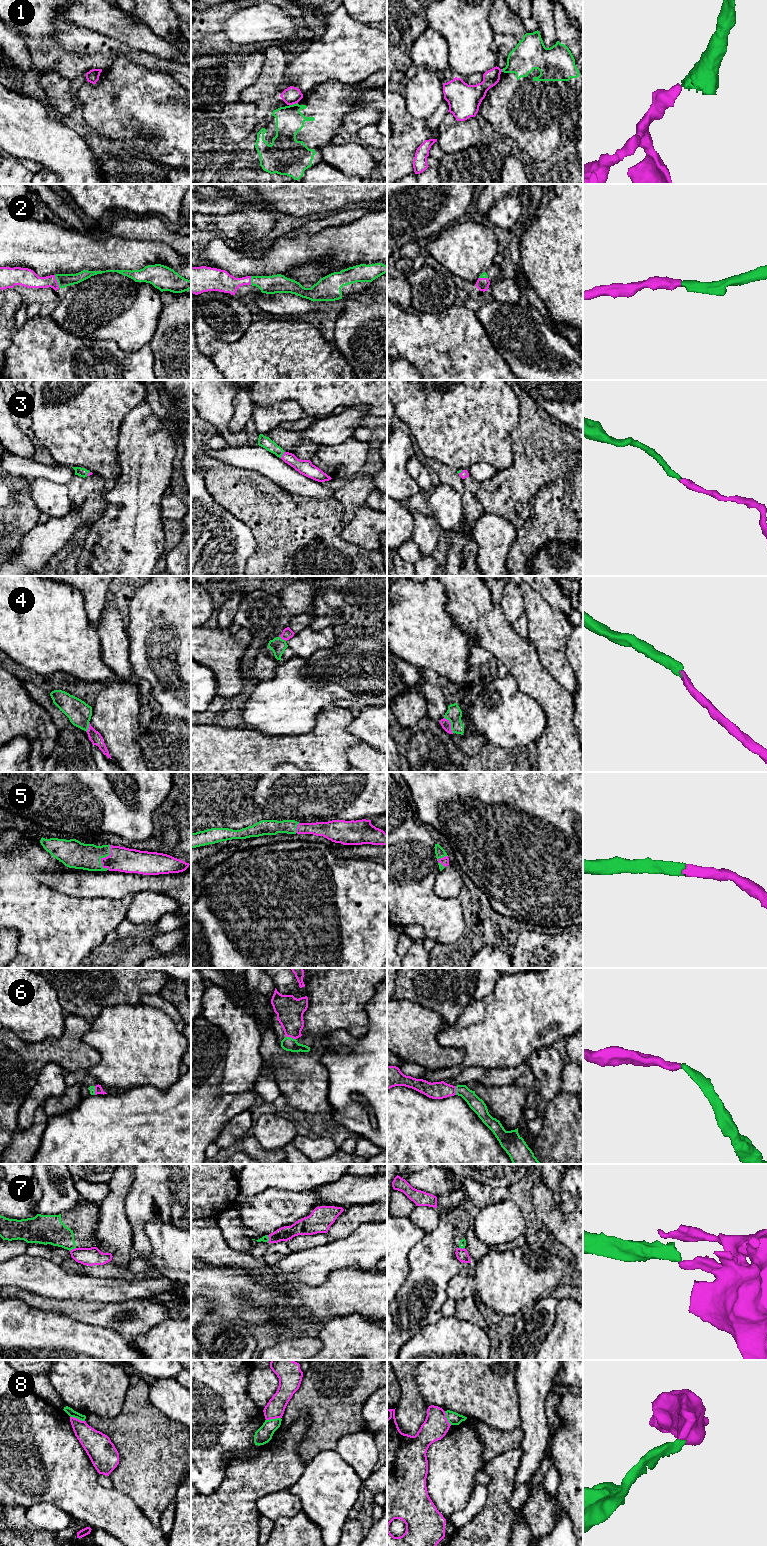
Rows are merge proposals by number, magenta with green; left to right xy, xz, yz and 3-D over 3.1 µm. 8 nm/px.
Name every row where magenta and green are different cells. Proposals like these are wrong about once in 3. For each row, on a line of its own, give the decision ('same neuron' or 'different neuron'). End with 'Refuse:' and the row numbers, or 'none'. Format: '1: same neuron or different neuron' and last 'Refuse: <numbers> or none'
1: different neuron
2: same neuron
3: same neuron
4: same neuron
5: same neuron
6: same neuron
7: different neuron
8: different neuron
Refuse: 1, 7, 8

